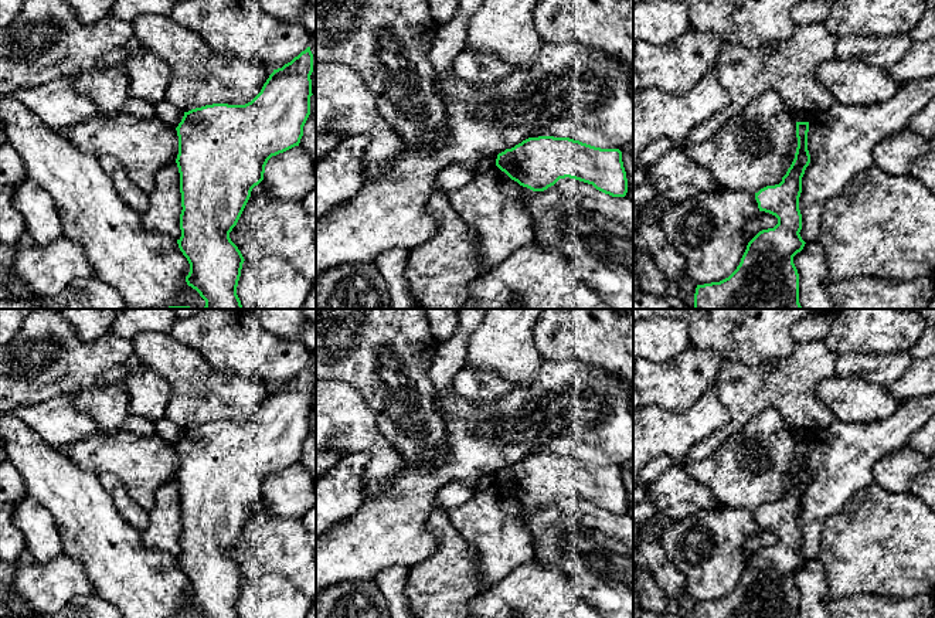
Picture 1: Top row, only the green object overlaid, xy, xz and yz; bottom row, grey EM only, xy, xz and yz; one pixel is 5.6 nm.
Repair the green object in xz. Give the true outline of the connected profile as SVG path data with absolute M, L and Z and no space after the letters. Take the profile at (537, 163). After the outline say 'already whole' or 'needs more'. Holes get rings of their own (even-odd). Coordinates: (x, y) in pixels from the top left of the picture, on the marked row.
M528 137L499 153L496 166L533 191L544 191L560 179L570 177L612 197L628 193L619 149L601 149L570 137Z; already whole

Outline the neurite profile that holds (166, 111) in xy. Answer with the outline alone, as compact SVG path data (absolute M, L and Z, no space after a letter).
M166 98L154 103L154 112L159 119L171 128L177 128L184 116L184 112L176 108Z

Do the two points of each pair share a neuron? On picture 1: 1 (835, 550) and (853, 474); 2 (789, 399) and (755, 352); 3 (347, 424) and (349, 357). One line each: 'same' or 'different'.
1: different
2: different
3: different

